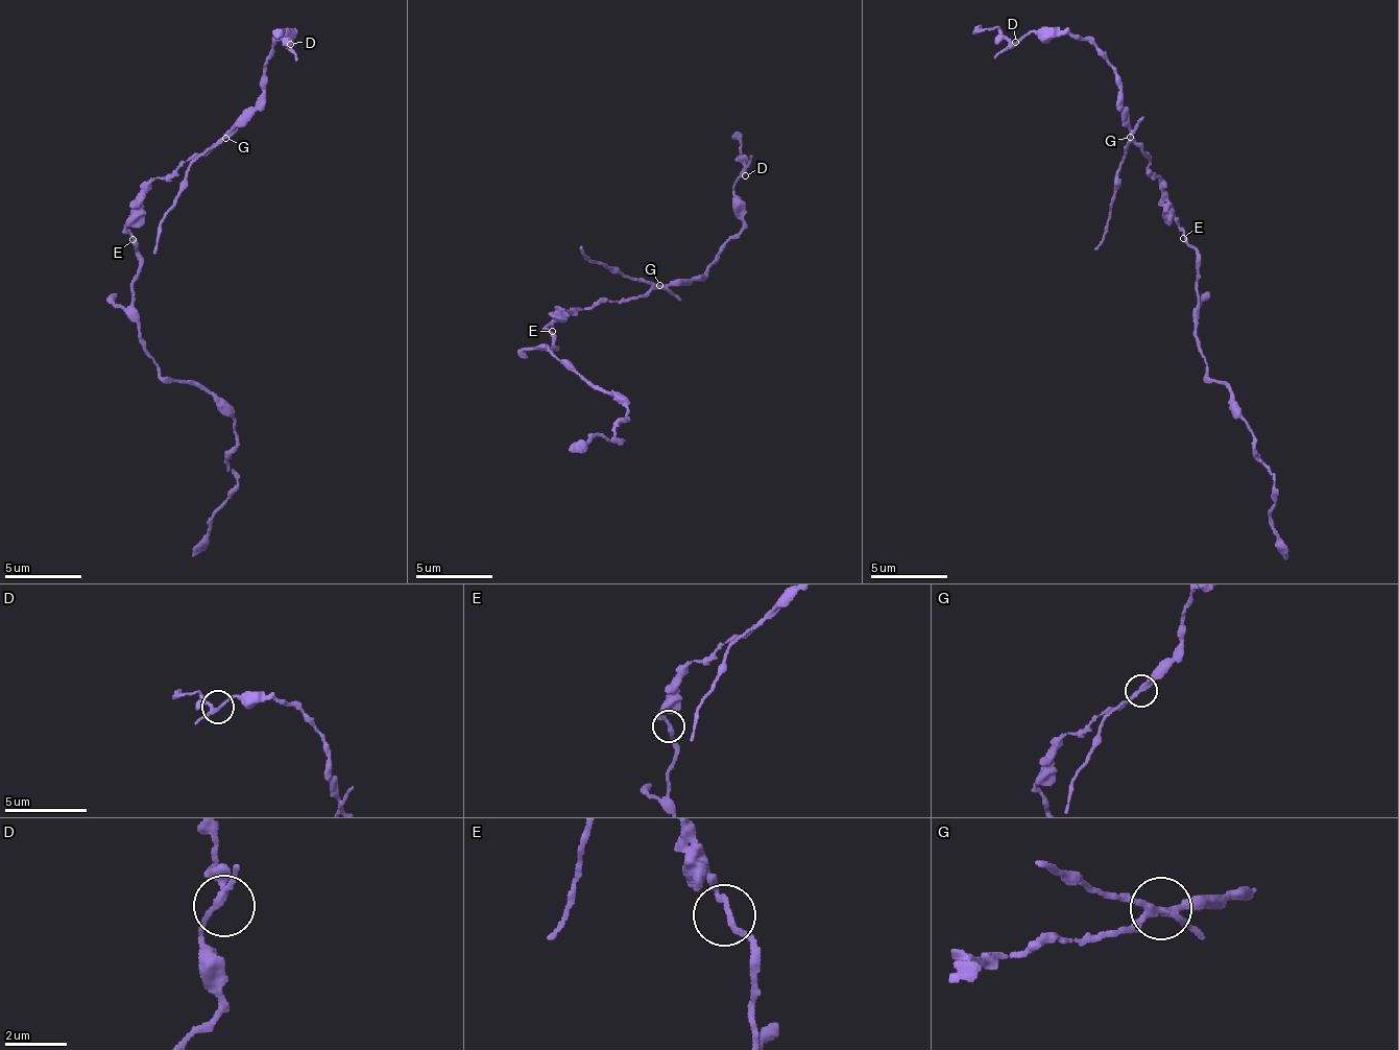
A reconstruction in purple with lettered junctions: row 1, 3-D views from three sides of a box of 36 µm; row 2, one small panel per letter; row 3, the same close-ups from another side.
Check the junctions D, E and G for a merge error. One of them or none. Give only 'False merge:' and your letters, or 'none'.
False merge: G

